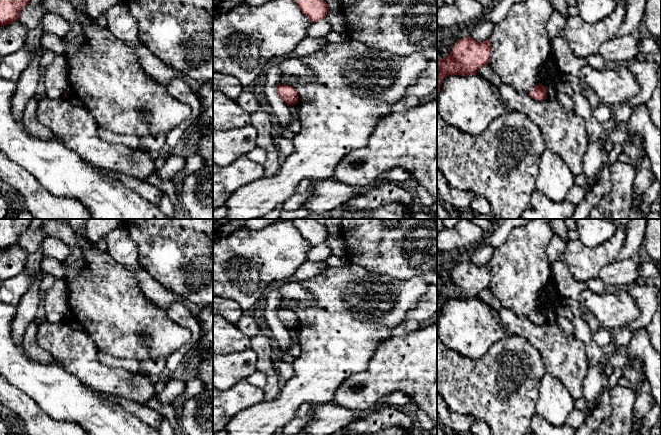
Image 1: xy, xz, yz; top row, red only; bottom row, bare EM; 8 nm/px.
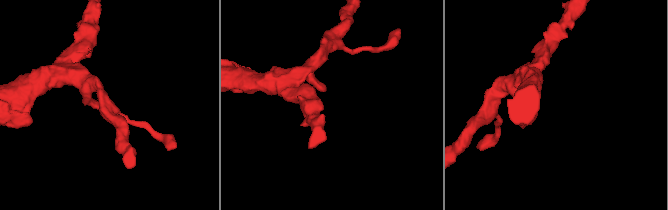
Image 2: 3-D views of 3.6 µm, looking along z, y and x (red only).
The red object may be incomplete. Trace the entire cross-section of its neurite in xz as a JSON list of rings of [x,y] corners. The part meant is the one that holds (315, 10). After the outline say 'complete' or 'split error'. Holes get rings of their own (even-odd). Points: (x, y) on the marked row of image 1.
[[[294,0],[300,10],[314,23],[324,19],[329,12],[329,7],[323,0]]] | complete

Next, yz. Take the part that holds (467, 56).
[[[470,35],[458,40],[450,54],[441,58],[437,65],[437,98],[445,77],[475,75],[480,68],[488,64],[491,50],[492,47],[488,39],[476,42]]] | complete

